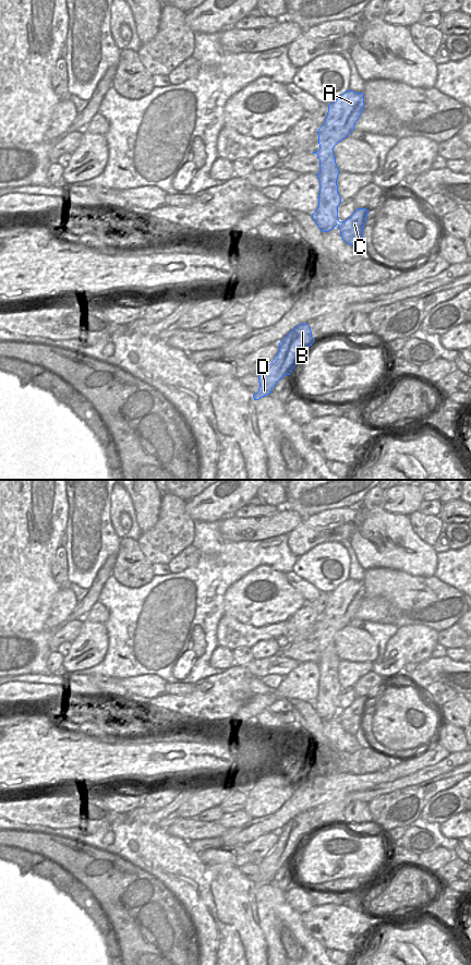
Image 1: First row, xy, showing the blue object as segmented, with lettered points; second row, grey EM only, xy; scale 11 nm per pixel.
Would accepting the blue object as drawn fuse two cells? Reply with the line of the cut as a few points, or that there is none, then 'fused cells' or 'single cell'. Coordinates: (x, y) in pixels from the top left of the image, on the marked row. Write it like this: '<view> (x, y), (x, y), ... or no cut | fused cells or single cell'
no cut | single cell

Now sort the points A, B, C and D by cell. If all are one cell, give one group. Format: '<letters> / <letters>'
A B C D

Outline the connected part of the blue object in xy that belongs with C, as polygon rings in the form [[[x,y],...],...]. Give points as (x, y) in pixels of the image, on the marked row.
[[[350,89],[329,104],[325,122],[317,131],[319,149],[313,152],[319,159],[319,172],[316,173],[319,180],[319,194],[318,206],[312,218],[322,232],[328,232],[337,226],[342,240],[352,246],[363,240],[369,209],[358,208],[345,221],[338,220],[341,197],[338,193],[337,179],[340,170],[337,168],[334,148],[354,130],[354,124],[363,110],[363,93]]]

